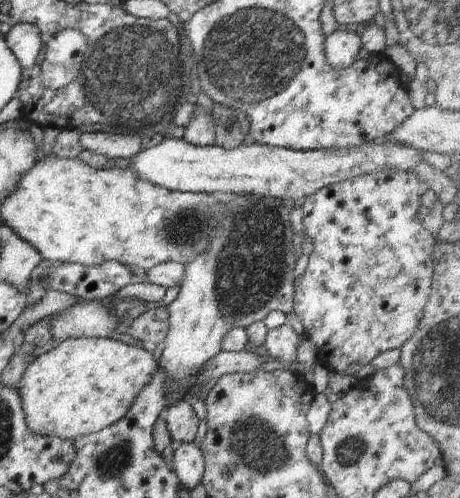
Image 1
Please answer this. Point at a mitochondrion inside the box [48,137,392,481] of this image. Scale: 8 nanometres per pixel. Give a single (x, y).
(250, 270)

